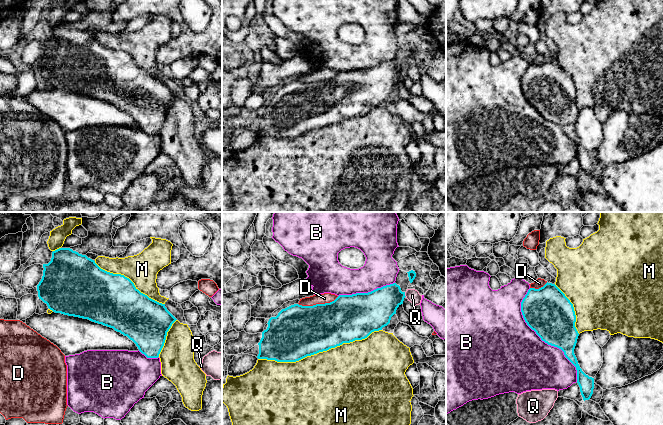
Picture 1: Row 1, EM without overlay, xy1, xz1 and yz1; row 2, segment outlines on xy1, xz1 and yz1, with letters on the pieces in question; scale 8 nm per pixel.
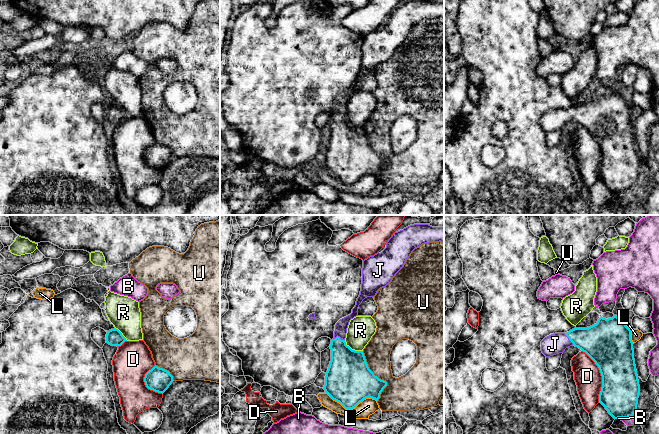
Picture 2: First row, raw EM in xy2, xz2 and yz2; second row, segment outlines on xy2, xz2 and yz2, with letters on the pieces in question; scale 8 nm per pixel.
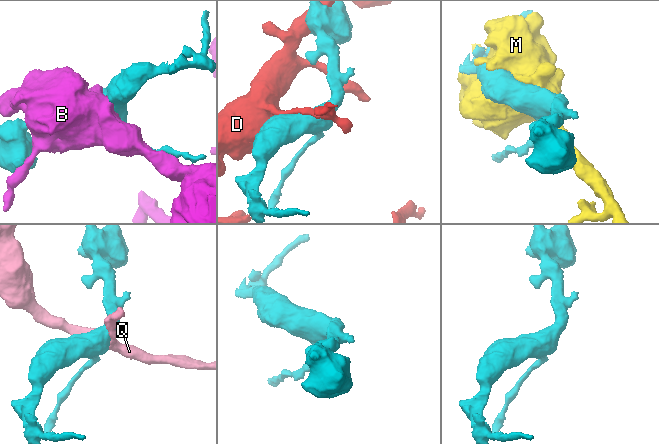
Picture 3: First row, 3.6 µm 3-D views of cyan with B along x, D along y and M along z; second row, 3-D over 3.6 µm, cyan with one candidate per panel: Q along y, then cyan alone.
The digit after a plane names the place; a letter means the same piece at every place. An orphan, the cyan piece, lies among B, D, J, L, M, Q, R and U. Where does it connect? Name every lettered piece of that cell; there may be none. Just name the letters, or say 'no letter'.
J

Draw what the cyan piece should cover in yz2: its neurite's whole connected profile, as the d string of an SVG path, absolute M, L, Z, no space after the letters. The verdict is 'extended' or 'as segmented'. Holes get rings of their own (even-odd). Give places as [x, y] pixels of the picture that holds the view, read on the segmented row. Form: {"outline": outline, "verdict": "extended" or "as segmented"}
{"outline": "M618 318L598 319L597 323L587 328L574 328L567 333L555 333L541 341L541 351L546 357L563 353L566 348L575 346L585 352L598 366L602 376L599 394L601 403L614 418L631 418L637 413L640 385L634 359L631 330Z", "verdict": "extended"}

